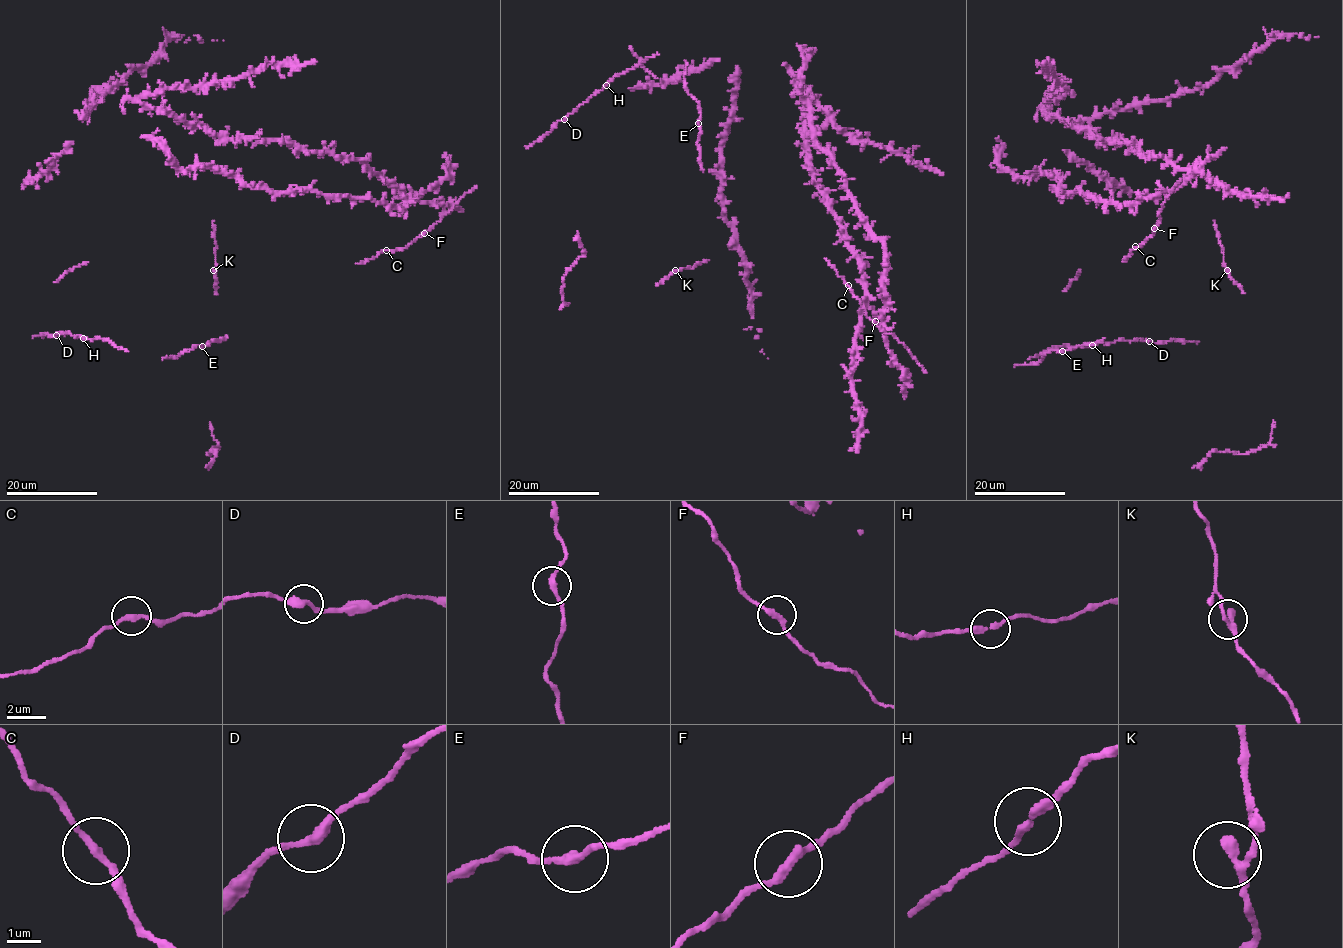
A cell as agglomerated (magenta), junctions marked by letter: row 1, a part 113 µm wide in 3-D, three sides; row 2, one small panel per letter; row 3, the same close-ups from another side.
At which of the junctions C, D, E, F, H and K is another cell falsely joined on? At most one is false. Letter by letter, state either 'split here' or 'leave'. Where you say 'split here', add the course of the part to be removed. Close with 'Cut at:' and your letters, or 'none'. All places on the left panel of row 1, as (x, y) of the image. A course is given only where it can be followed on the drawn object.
C: leave
D: leave
E: leave
F: leave
H: leave
K: leave
Cut at: none

